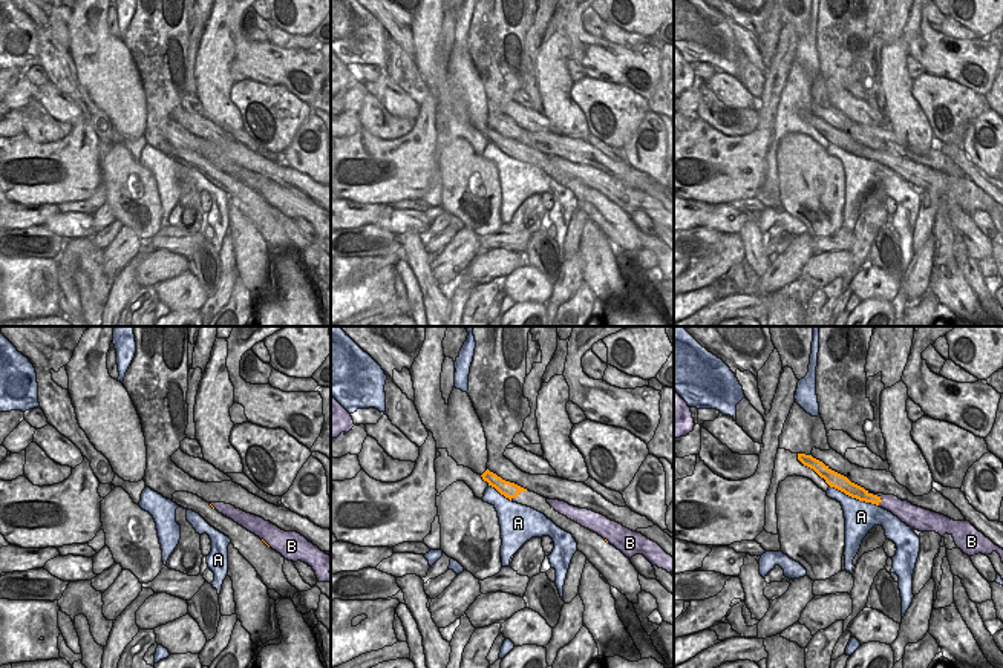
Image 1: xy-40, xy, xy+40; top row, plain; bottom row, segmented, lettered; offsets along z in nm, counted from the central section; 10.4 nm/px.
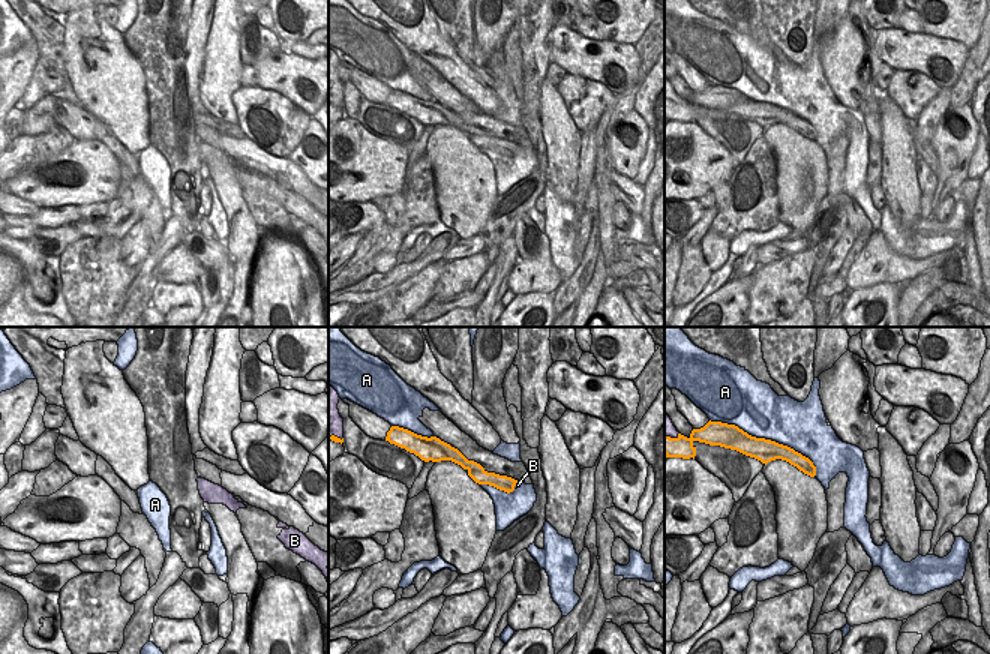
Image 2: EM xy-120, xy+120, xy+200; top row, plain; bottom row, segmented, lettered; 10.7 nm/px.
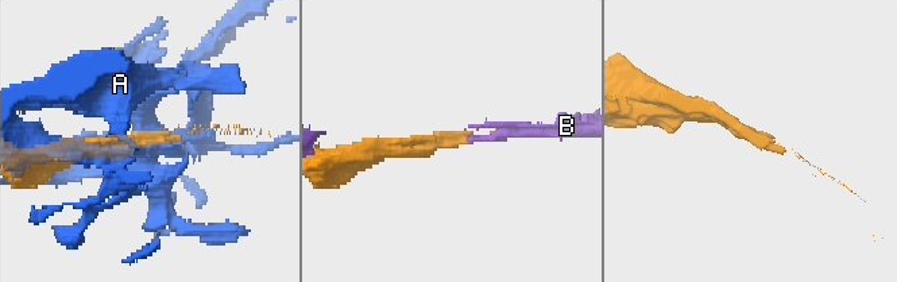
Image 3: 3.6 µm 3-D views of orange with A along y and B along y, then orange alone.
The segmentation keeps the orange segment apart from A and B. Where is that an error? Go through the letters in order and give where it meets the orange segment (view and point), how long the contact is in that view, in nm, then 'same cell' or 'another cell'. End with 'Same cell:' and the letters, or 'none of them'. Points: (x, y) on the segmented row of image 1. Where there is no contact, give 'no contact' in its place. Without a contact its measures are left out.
A: xy+40 (855, 497) | 550 nm | another cell
B: xy+40 (875, 495) | 220 nm | another cell
Same cell: none of them

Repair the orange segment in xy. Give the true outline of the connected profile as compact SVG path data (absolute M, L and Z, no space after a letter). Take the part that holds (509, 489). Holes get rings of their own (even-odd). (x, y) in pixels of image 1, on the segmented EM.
M488 469L481 476L488 483L488 486L495 487L510 501L544 513L557 527L571 533L577 542L577 550L582 552L586 559L603 575L608 584L625 594L629 602L639 604L637 594L642 593L639 571L631 564L629 558L626 558L620 550L597 533L556 512L547 503L547 498L515 483L505 481Z

